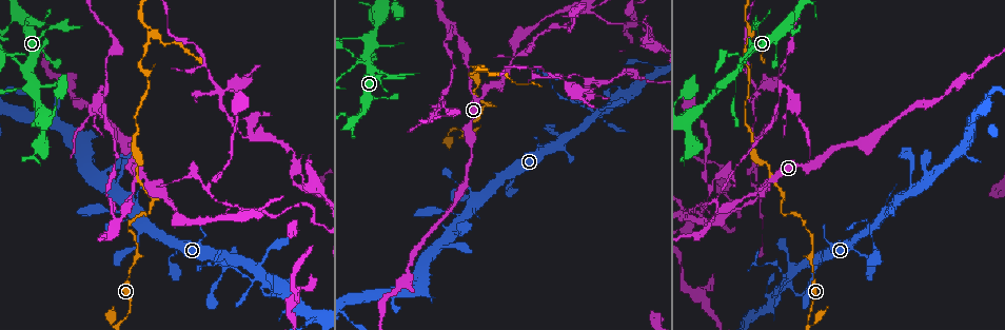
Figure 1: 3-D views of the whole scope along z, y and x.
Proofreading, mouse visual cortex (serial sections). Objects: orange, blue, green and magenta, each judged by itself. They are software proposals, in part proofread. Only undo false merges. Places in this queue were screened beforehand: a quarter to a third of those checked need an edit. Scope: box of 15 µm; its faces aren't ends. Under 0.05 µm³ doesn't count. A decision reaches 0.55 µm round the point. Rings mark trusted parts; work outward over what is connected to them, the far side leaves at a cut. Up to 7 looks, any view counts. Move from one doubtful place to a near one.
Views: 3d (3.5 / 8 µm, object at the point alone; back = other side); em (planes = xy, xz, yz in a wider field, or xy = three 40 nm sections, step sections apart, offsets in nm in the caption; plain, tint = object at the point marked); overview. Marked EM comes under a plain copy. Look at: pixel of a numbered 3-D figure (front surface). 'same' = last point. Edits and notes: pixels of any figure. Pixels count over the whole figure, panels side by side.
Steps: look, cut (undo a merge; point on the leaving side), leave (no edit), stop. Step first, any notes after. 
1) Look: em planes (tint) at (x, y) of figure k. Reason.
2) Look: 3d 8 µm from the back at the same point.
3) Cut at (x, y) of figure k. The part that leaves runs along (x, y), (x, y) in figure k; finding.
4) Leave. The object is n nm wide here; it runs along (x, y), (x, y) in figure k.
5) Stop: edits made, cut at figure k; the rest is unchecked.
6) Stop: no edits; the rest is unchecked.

Look: 3d 3.5 µm at (150, 213) of figure 1.

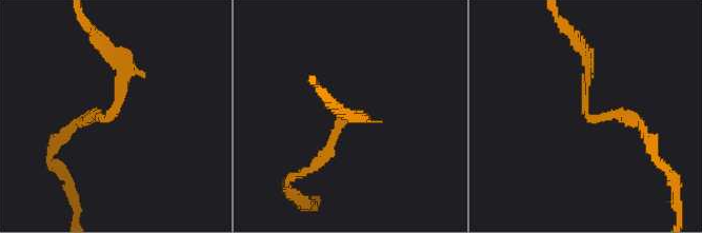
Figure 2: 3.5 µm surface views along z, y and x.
Look: em xy step 2 (tint) at (588, 114) of figure 2. The arms are 150, 200 nm wide.

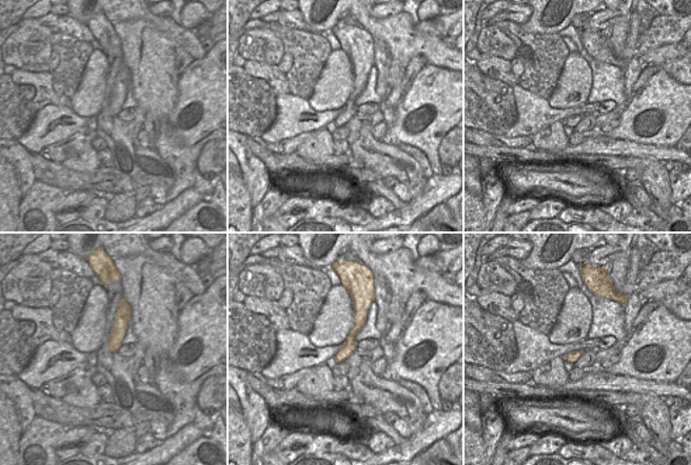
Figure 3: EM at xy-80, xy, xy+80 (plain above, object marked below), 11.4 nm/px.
Look: em xy step 1 (tint) at the same point.

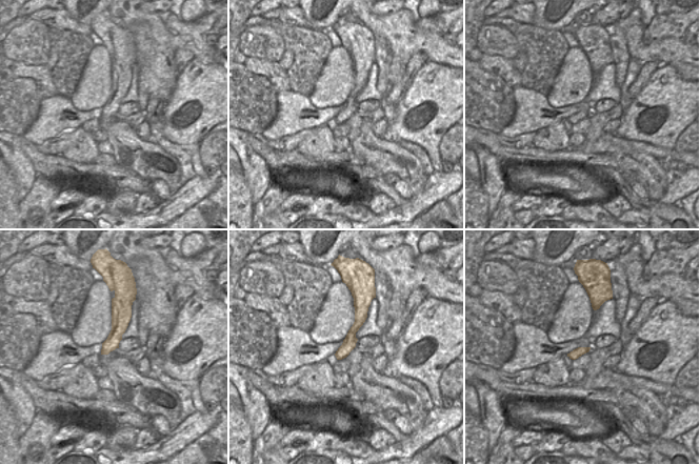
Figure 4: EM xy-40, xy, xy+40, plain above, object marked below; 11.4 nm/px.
Leave. It runs along (641, 123), (584, 111), (584, 50) in figure 2; continuous, no second cell.

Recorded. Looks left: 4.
Look: 3d 3.5 µm at (587, 9) of figure 1. Arms run side by side.

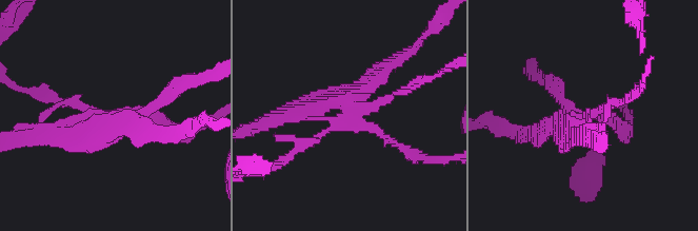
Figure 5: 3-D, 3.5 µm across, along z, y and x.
Cut at (298, 145) of figure 5. The part that leaves runs along (344, 111), (332, 128), (263, 171) in figure 5; two cells meet here.

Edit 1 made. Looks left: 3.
Look: overview. See it whole again.

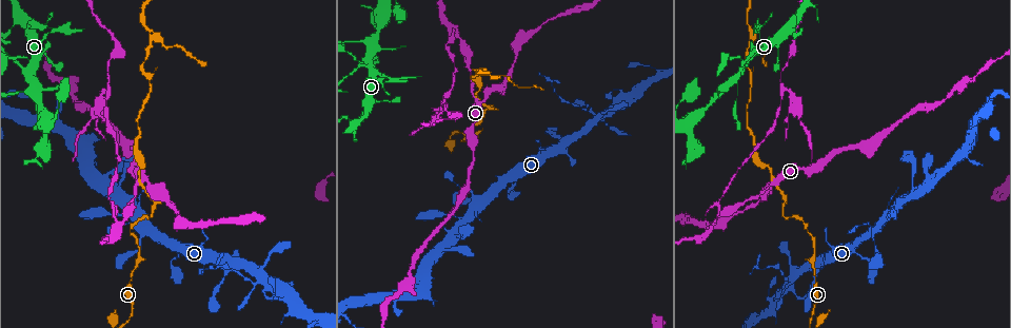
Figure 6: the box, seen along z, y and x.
Look: 3d 3.5 µm at (750, 36) of figure 6. Thin neck.

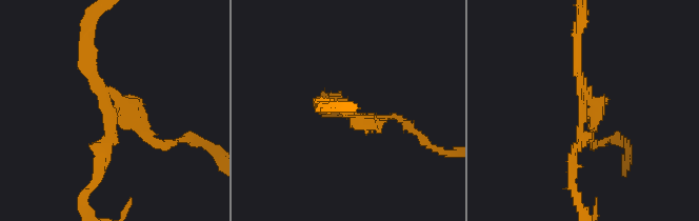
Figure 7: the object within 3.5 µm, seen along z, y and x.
Cut at (146, 132) of figure 7. The part that leaves runs along (119, 115), (161, 144), (196, 141) in figure 7; two cells meet here.

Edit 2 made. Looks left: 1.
Stop: edits made, cut at figure 5, cut at figure 7; the rest is unchecked.

